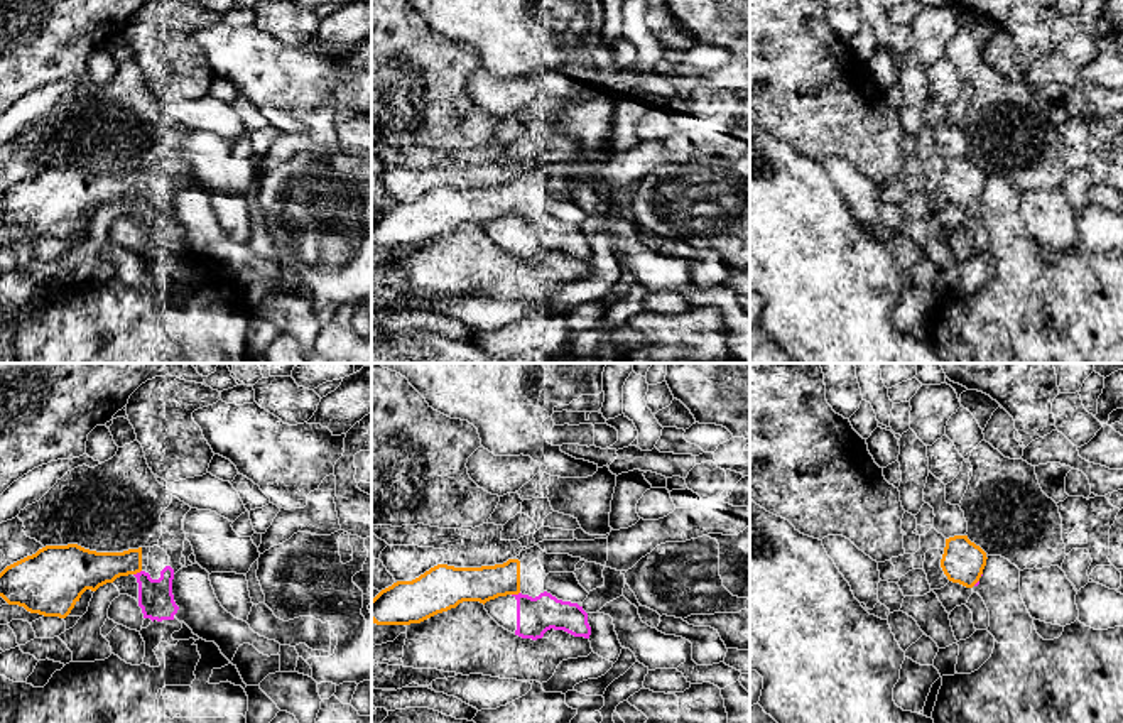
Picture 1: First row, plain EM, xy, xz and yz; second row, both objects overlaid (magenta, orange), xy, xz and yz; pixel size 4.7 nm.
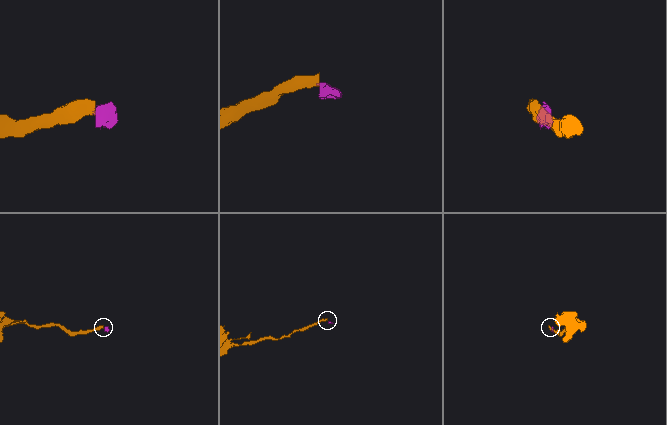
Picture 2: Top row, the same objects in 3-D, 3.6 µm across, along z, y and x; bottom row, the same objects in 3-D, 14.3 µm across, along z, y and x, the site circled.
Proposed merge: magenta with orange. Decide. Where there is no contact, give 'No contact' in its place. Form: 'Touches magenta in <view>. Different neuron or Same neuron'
Touches magenta in xy. Different neuron

